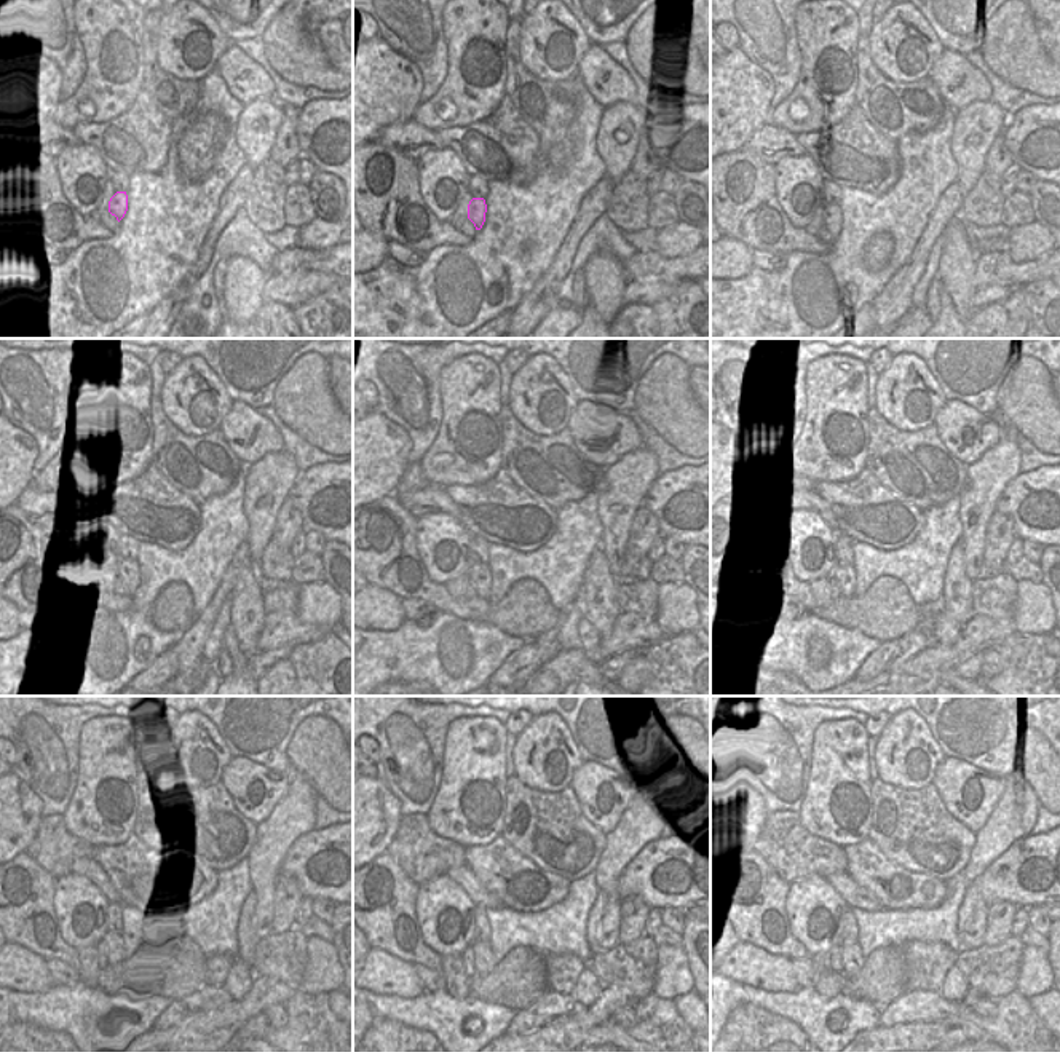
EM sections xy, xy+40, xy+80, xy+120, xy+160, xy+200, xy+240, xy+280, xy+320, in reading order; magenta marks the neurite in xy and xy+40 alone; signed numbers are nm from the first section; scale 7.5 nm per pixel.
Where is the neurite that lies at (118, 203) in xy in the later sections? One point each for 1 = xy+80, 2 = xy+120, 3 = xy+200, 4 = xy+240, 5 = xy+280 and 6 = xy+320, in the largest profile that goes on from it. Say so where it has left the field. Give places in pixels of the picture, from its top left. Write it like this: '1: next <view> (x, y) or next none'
1: next xy+80 (832, 213)
2: next xy+120 (125, 575)
3: next xy+200 (845, 577)
4: next xy+240 (133, 944)
5: next xy+280 (484, 958)
6: next xy+320 (853, 960)

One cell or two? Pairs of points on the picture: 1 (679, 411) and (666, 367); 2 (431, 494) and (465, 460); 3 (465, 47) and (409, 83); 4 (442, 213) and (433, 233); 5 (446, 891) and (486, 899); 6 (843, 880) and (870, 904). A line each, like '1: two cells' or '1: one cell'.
1: one cell
2: two cells
3: two cells
4: two cells
5: two cells
6: one cell

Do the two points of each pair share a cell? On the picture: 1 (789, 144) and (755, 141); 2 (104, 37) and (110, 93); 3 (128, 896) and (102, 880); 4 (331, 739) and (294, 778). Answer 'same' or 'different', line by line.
1: same
2: same
3: same
4: different

